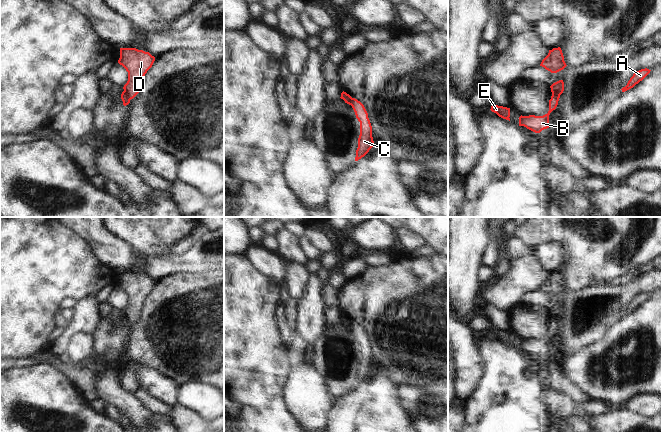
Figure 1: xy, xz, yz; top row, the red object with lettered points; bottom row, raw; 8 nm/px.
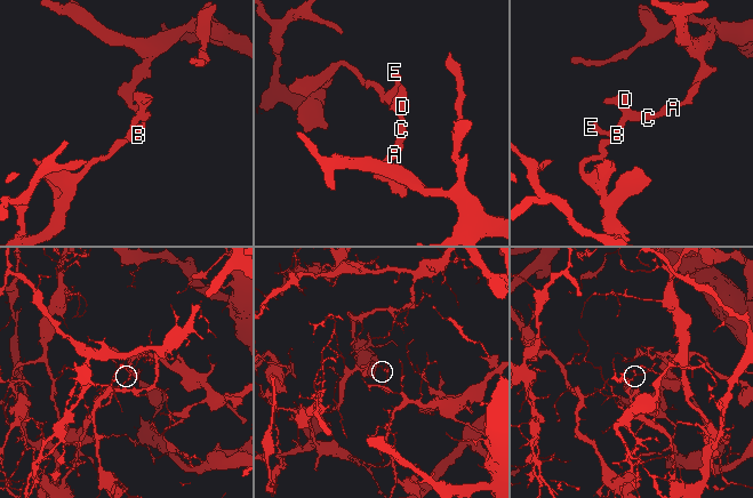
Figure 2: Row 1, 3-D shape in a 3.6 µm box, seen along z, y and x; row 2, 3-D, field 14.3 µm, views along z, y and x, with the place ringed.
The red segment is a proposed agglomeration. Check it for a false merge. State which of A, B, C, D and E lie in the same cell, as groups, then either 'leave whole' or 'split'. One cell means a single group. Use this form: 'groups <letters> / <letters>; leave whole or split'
groups A C D / B E; split

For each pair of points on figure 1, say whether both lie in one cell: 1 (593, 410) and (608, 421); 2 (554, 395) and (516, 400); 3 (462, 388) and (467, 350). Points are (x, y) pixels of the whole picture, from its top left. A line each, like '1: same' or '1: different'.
1: different
2: different
3: same

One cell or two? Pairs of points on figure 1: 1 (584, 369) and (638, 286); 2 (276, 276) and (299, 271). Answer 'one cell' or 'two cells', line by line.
1: two cells
2: two cells

